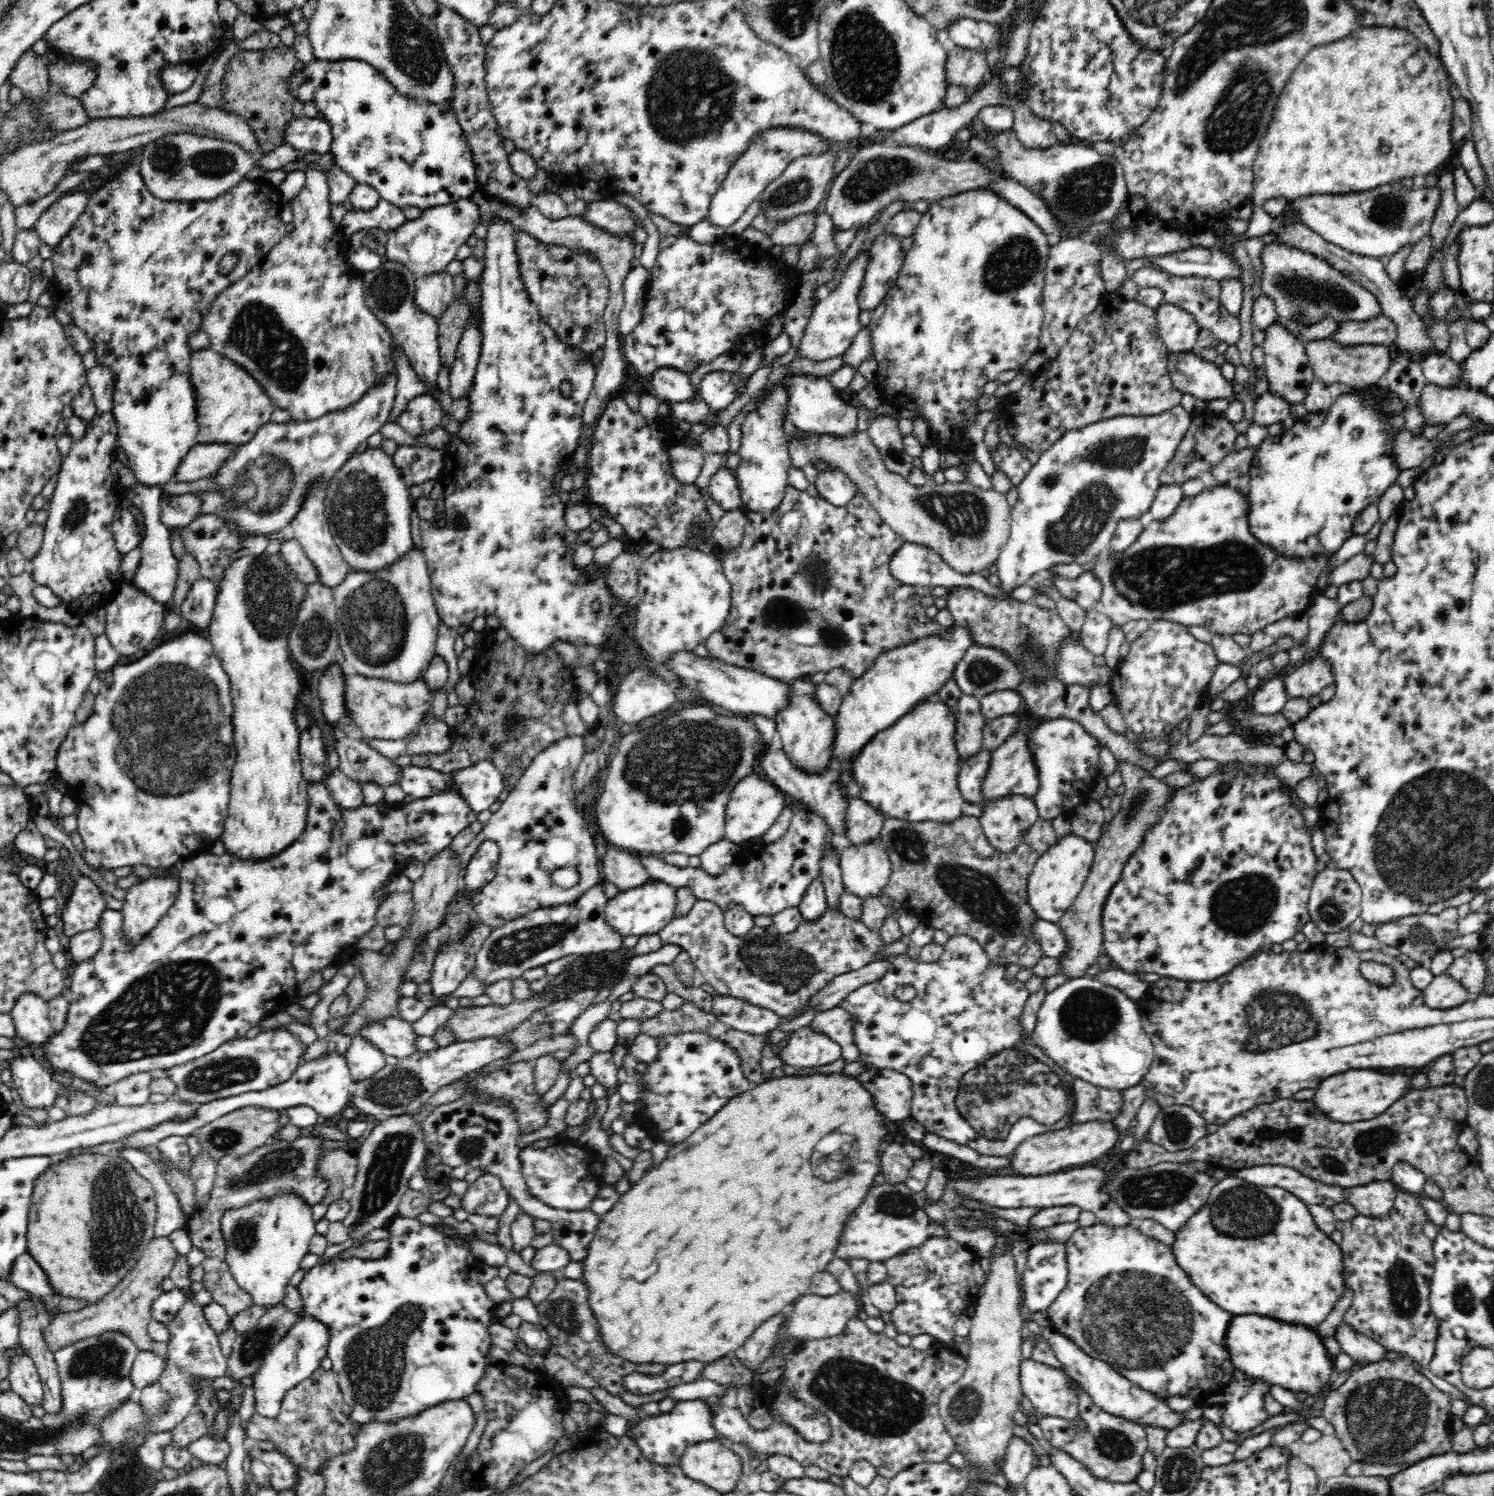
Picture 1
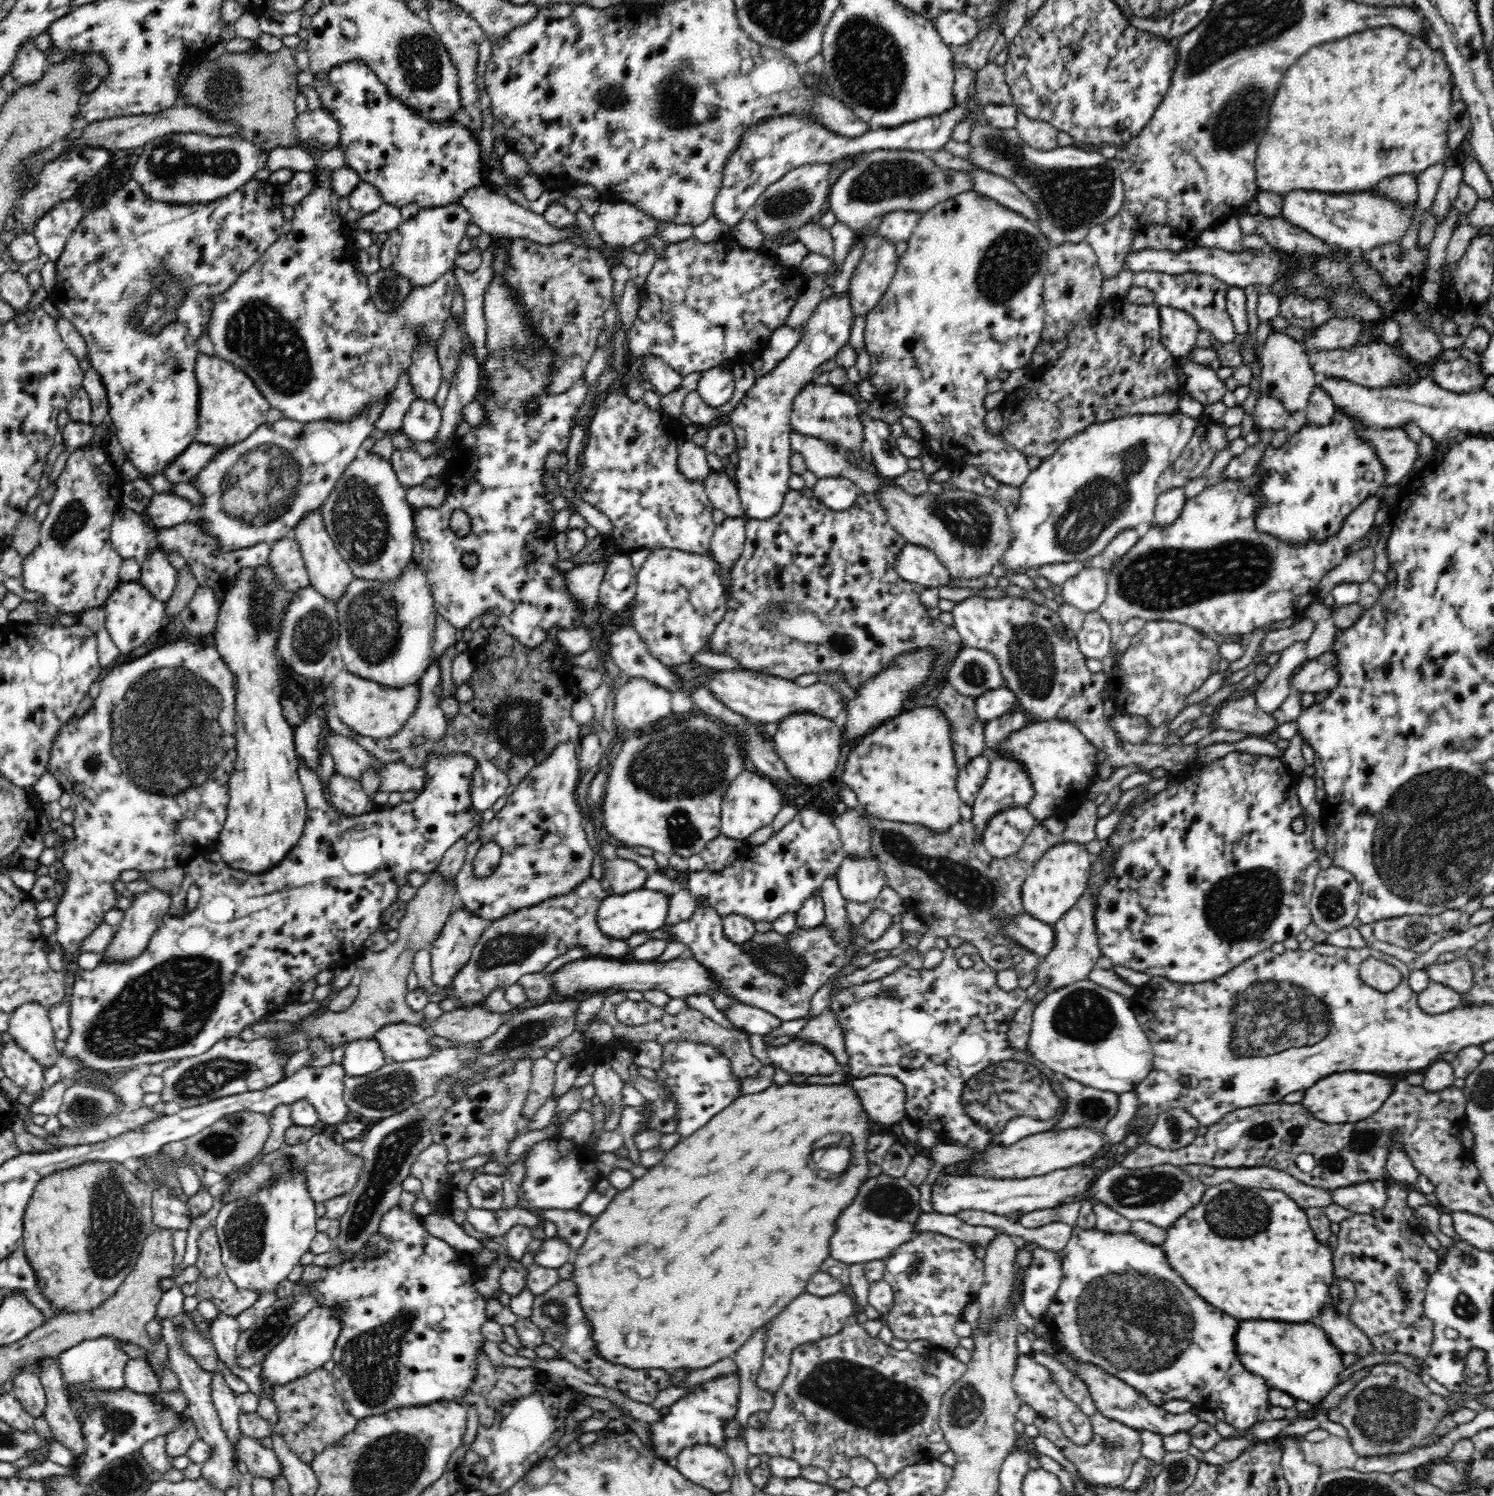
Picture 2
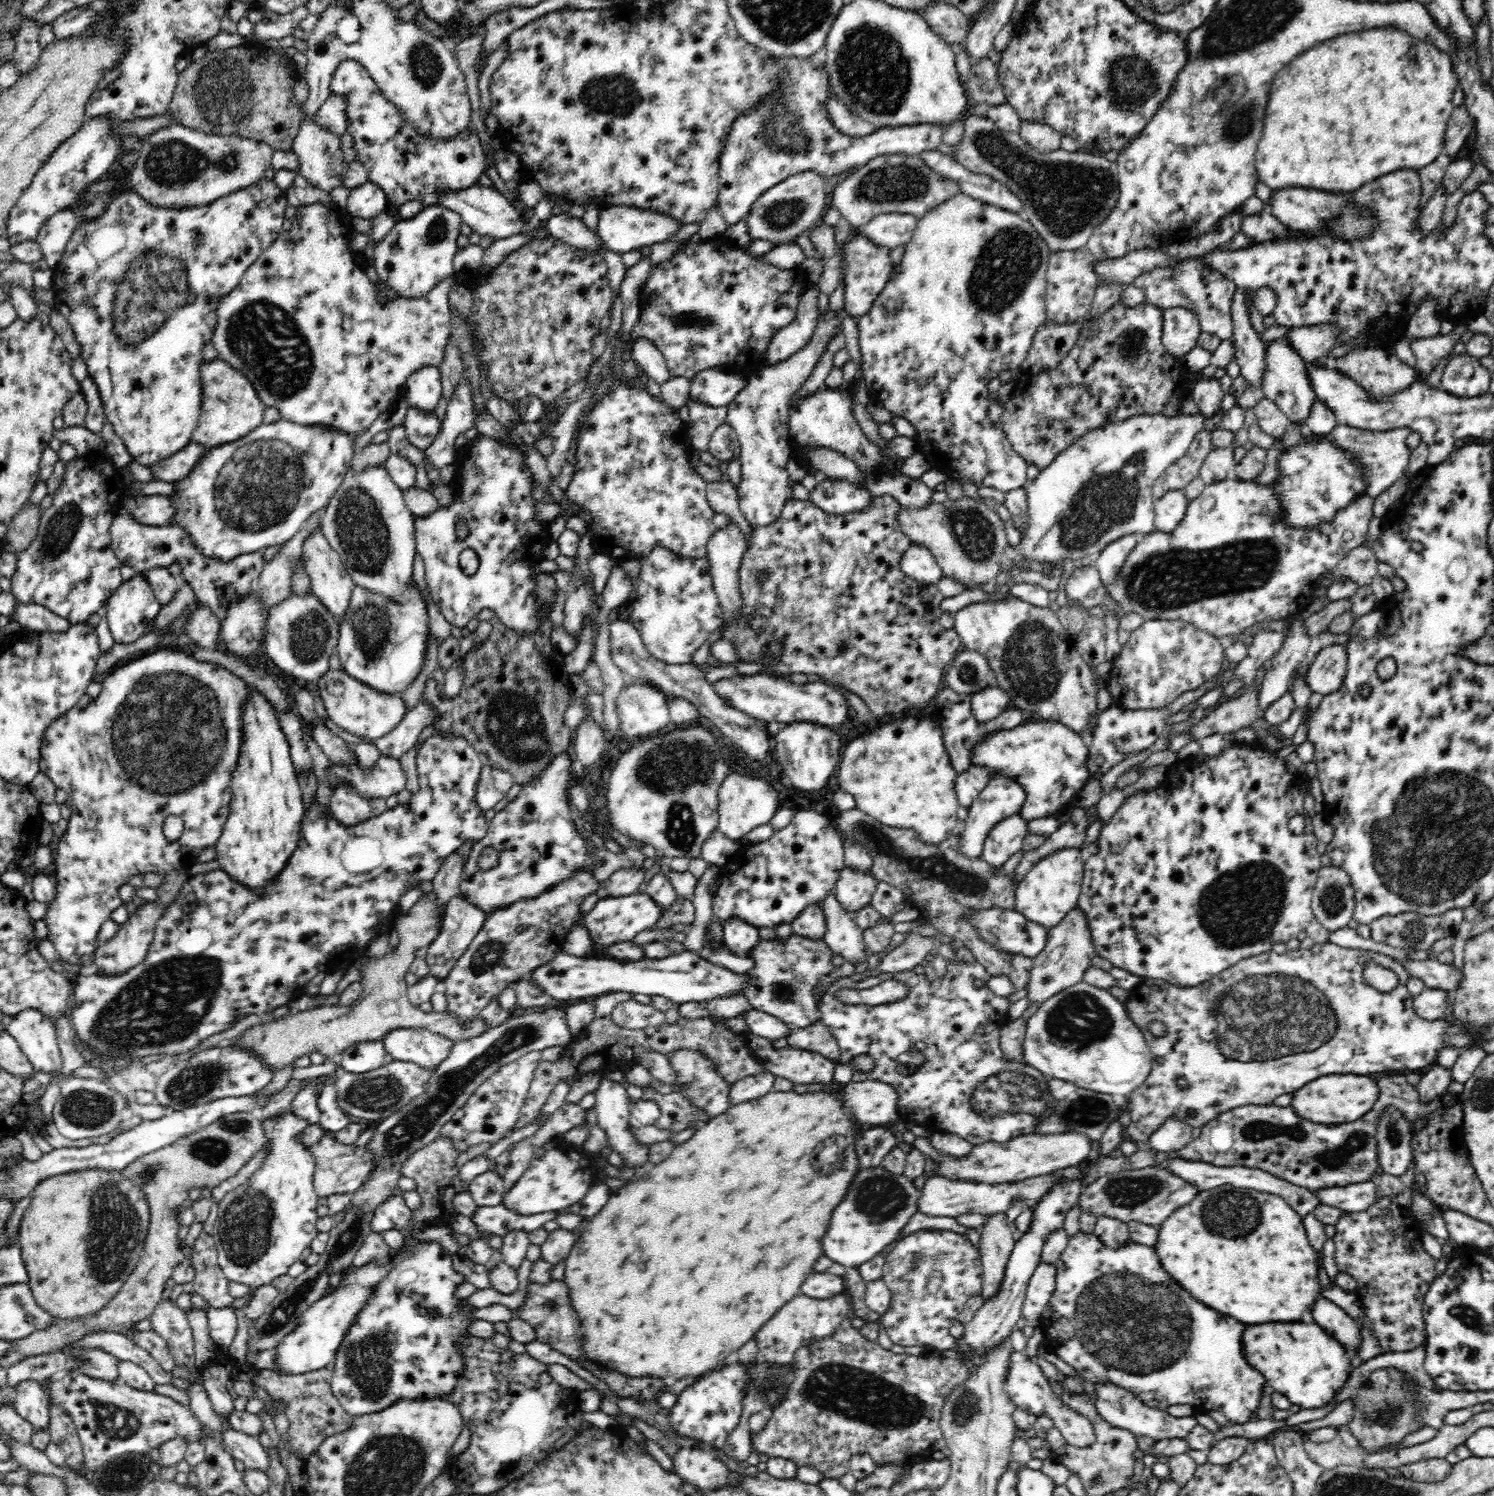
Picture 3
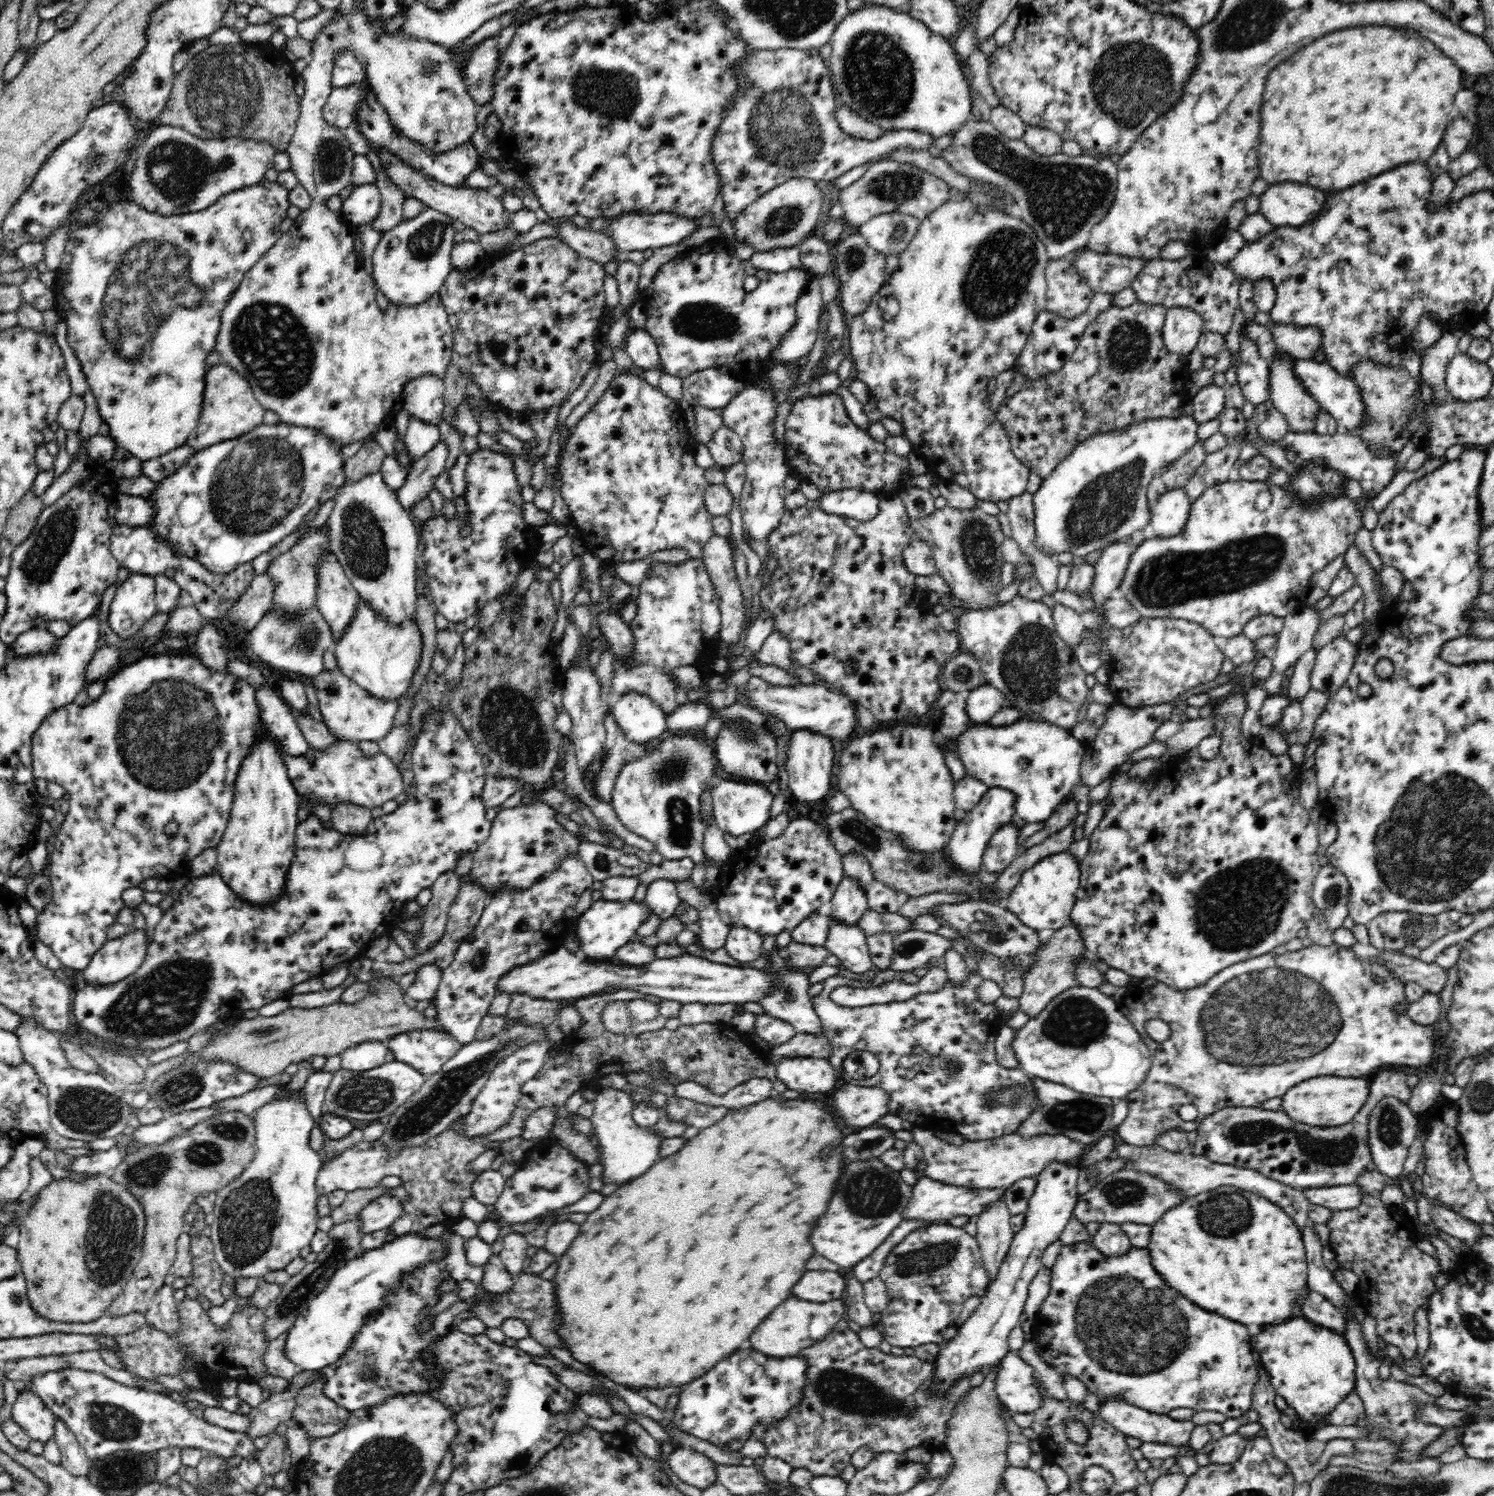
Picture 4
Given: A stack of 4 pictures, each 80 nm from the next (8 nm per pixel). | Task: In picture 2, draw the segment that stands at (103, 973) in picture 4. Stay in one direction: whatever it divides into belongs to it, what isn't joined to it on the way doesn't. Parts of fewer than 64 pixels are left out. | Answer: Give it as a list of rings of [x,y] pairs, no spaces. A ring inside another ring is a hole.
[[[150,889],[148,893],[136,895],[130,908],[125,910],[120,926],[116,928],[115,935],[108,946],[102,952],[102,961],[108,963],[127,963],[129,960],[139,957],[148,946],[156,929],[160,926],[164,916],[168,913],[172,899],[168,893],[162,893],[158,889]]]

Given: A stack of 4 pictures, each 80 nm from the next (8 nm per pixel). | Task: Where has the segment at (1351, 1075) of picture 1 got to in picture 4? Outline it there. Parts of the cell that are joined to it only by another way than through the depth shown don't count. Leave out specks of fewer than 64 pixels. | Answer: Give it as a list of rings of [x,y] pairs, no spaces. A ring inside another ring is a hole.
[[[1318,1076],[1304,1080],[1284,1092],[1280,1112],[1284,1112],[1295,1123],[1308,1124],[1311,1127],[1337,1127],[1348,1124],[1355,1118],[1368,1099],[1370,1079],[1342,1078],[1338,1076]]]

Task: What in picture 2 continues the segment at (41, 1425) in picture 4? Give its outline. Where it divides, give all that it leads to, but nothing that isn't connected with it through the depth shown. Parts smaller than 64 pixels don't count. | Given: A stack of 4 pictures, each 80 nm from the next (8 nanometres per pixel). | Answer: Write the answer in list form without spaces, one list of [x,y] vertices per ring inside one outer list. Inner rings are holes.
[[[20,1371],[13,1378],[11,1393],[20,1403],[20,1407],[34,1417],[34,1420],[44,1417],[47,1398],[38,1375],[34,1375],[32,1371]]]

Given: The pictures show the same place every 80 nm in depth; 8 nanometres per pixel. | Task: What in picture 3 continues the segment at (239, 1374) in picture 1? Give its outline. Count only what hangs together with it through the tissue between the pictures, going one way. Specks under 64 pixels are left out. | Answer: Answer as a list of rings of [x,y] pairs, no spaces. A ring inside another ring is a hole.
[[[544,1008],[544,1010],[514,1014],[500,1026],[484,1031],[481,1036],[456,1041],[450,1056],[444,1059],[444,1062],[431,1075],[427,1087],[424,1088],[426,1092],[408,1102],[389,1118],[377,1123],[377,1132],[368,1142],[371,1151],[375,1154],[376,1172],[362,1188],[353,1193],[349,1211],[344,1220],[327,1232],[329,1241],[325,1251],[319,1255],[318,1262],[308,1266],[300,1276],[292,1278],[288,1288],[276,1294],[274,1302],[264,1310],[256,1324],[249,1328],[247,1344],[253,1350],[261,1351],[276,1347],[289,1332],[296,1328],[298,1318],[308,1306],[312,1306],[315,1300],[324,1296],[336,1274],[340,1274],[342,1270],[357,1262],[356,1253],[360,1250],[364,1239],[372,1233],[370,1220],[374,1214],[374,1208],[394,1194],[397,1180],[402,1177],[401,1168],[406,1158],[414,1150],[438,1138],[446,1122],[452,1120],[456,1112],[466,1106],[466,1102],[478,1087],[481,1087],[502,1066],[520,1056],[555,1046],[563,1048],[568,1046],[573,1036],[563,1018],[562,1010]]]

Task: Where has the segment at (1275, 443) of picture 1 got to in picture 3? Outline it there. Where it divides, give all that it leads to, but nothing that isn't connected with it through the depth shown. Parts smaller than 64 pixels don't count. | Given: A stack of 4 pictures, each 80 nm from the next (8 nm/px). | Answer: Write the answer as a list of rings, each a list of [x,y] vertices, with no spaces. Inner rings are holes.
[[[1319,435],[1319,441],[1300,441],[1294,449],[1283,451],[1279,465],[1281,479],[1272,485],[1281,496],[1281,510],[1289,526],[1316,526],[1328,522],[1338,508],[1348,506],[1354,498],[1366,493],[1362,471],[1350,461],[1350,453],[1340,451],[1322,435]]]

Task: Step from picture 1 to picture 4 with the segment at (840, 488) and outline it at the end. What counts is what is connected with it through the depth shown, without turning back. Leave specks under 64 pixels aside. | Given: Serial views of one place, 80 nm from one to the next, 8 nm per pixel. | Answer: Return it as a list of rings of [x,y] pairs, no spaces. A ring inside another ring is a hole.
[[[844,489],[822,495],[818,502],[808,501],[808,508],[821,508],[824,512],[847,516],[861,523],[871,521],[879,511],[881,497],[874,493]]]

